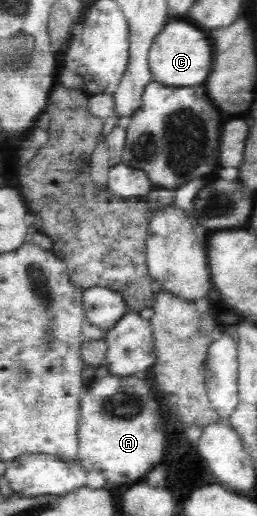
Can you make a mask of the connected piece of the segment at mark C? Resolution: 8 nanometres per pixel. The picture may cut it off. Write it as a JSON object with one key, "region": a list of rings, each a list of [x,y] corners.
{"region":[[[167,21],[163,29],[154,37],[148,51],[148,62],[152,80],[171,87],[193,87],[204,83],[212,63],[211,41],[193,25],[185,21]]]}

